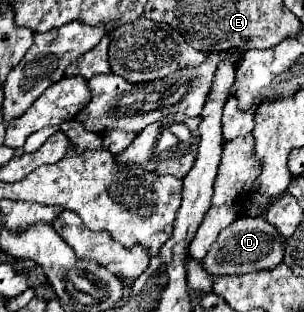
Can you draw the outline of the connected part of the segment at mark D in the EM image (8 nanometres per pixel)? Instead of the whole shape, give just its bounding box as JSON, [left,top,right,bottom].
[201,216,287,274]

